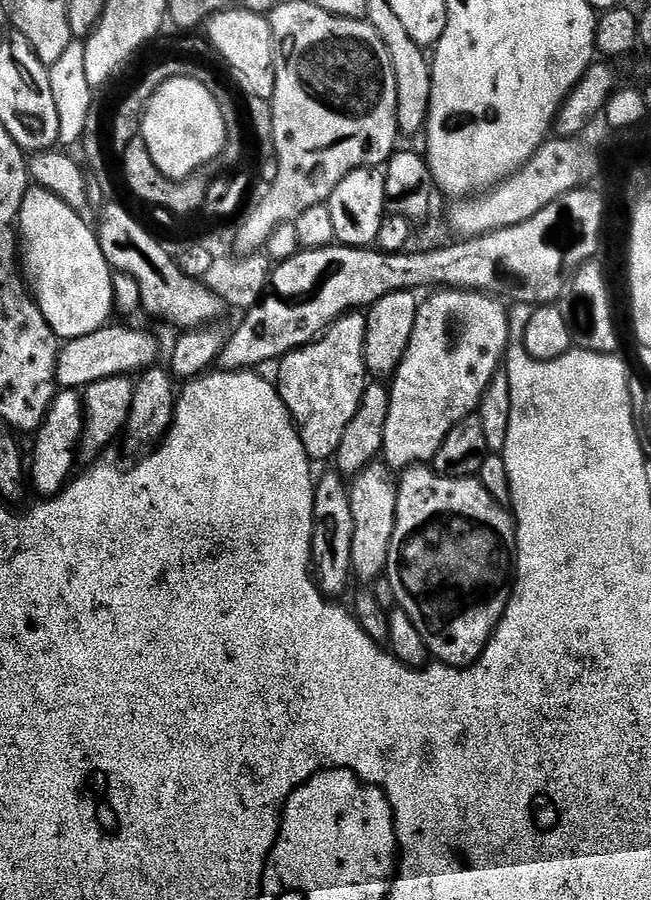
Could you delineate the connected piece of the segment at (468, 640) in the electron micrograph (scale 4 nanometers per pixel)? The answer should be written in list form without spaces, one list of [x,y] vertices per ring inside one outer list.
[[[428,466],[407,469],[401,476],[404,477],[399,477],[396,489],[398,514],[386,575],[394,588],[398,607],[408,615],[410,622],[414,622],[429,653],[439,663],[452,668],[467,668],[483,654],[512,596],[517,525],[511,511],[492,497],[479,479],[440,476]]]

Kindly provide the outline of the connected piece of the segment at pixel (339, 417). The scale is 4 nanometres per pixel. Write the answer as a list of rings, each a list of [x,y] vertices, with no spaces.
[[[357,310],[348,312],[335,320],[328,327],[323,336],[288,352],[279,361],[280,373],[274,376],[277,392],[280,393],[282,402],[290,406],[293,421],[300,433],[300,441],[308,459],[313,462],[319,460],[331,461],[338,450],[338,442],[342,442],[342,434],[346,434],[346,426],[350,426],[350,418],[358,410],[358,402],[362,398],[366,387],[366,369],[364,367],[364,339],[366,338],[367,315]]]

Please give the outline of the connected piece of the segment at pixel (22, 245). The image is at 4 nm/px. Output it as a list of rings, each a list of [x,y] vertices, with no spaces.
[[[29,187],[22,198],[20,219],[18,221],[18,260],[22,265],[26,283],[36,304],[42,310],[42,318],[50,322],[50,330],[67,342],[94,334],[105,327],[114,316],[114,297],[112,295],[112,273],[108,260],[102,254],[99,235],[83,220],[77,209],[66,206],[62,198],[50,194],[44,188]]]

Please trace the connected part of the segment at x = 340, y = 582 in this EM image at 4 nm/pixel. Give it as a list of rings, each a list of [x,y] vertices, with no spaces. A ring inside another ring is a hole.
[[[335,470],[319,473],[315,481],[314,518],[312,519],[312,567],[316,587],[329,598],[340,598],[352,576],[350,538],[354,532],[350,514],[349,485],[345,477]]]

